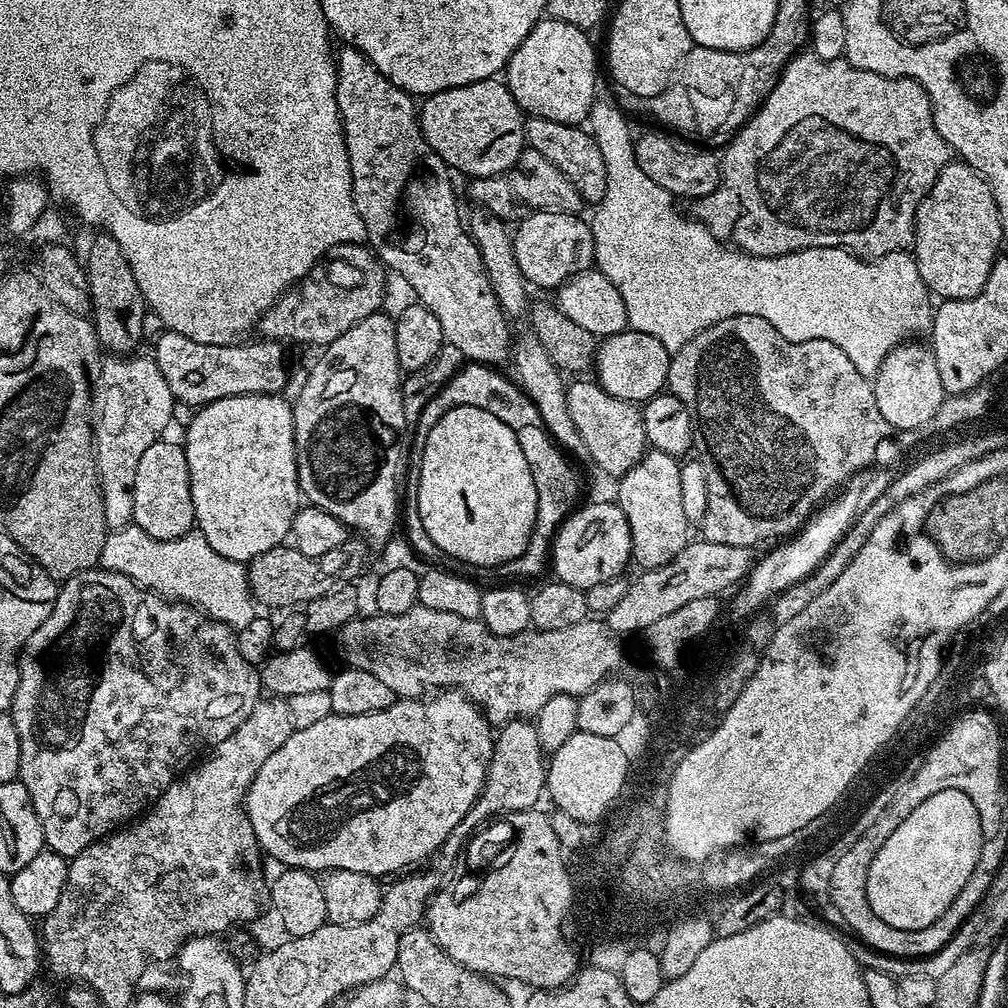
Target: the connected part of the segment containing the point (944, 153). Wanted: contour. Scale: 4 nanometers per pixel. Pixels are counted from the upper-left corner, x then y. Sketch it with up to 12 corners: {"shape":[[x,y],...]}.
{"shape":[[798,54],[695,219],[903,252],[953,163],[918,81]]}

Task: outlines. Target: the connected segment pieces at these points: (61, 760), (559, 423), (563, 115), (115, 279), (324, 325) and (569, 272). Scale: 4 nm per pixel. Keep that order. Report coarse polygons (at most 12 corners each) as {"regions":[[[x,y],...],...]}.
{"regions":[[[99,566],[20,649],[18,779],[71,858],[262,699],[233,629]],[[535,332],[515,333],[510,364],[542,427],[573,457],[588,451],[565,377]],[[542,18],[506,69],[528,116],[583,125],[596,92],[587,31]],[[122,246],[88,248],[90,319],[108,354],[144,336],[144,295]],[[334,246],[261,316],[273,342],[333,344],[381,311],[384,265]],[[529,212],[512,237],[529,285],[593,267],[587,219]]]}

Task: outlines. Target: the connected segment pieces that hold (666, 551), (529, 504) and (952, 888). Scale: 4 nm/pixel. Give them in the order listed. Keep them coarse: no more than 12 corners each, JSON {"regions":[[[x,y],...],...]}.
{"regions":[[[645,451],[619,477],[637,569],[690,543],[681,461]],[[446,410],[418,458],[445,557],[527,550],[538,494],[516,429]],[[962,790],[898,822],[866,874],[887,928],[938,922],[974,874],[982,822]]]}

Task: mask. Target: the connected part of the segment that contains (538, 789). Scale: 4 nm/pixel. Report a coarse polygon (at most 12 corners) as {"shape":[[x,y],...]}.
{"shape":[[535,723],[495,733],[484,791],[440,847],[461,855],[489,818],[537,807],[546,753]]}

